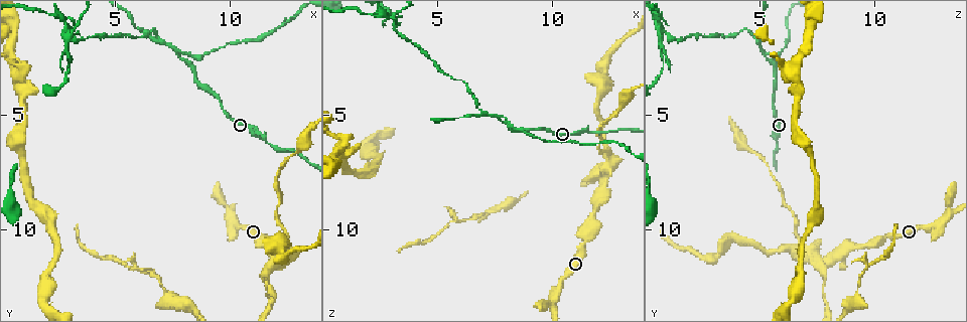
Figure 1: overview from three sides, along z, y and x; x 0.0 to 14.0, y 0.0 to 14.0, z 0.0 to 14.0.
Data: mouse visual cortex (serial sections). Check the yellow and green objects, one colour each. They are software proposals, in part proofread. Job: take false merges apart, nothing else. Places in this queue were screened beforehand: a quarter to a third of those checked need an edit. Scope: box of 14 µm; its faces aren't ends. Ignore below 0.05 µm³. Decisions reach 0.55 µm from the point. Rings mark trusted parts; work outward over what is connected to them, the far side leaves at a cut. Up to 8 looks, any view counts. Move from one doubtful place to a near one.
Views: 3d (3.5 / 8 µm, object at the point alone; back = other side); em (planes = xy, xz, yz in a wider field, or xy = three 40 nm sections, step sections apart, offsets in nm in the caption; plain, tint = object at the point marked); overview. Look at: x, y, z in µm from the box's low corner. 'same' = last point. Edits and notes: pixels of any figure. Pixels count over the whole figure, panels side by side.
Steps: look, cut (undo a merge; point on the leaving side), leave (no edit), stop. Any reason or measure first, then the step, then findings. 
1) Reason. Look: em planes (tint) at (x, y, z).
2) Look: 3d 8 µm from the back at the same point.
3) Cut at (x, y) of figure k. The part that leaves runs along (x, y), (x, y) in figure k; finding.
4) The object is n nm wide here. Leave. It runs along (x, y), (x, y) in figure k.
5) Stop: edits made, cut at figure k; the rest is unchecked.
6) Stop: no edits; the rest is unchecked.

Look: 3d 3.5 µm at (12.4, 11.0, 7.1).

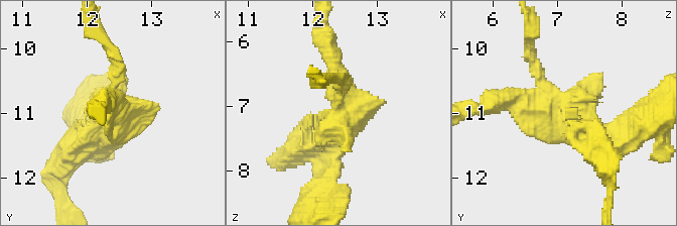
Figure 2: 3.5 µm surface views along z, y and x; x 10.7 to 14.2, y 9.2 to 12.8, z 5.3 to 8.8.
Need the tissue. Look: em xy step 3 (tint) at (12.50, 11.10, 7.10).

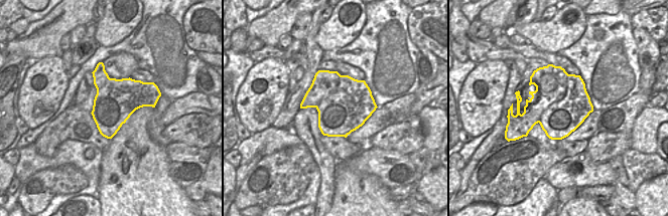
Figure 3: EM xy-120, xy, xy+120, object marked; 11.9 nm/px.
The object is 650 nm wide here. Cut at (600, 160) of figure 2. A border runs along (569, 74), (566, 94), (539, 123) in figure 3; a second cell is stuck on.

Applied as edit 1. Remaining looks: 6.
Abrupt turn. Look: 3d 3.5 µm at (12.2, 10.4, 3.7).

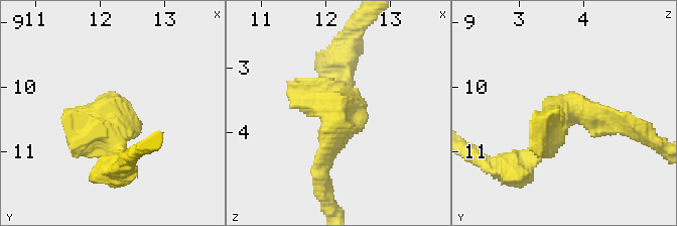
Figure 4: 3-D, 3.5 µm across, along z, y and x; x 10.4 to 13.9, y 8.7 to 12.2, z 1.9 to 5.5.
Look: em xy step 3 (tint) at (12.15, 10.35, 3.70).

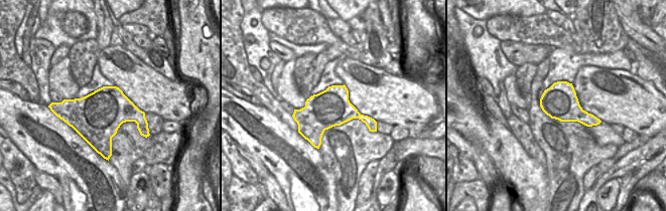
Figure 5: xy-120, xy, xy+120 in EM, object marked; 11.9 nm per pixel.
Leave. It runs along (626, 121), (561, 109), (525, 161) in figure 4; one cell here.

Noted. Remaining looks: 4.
Arms part here. Look: 3d 3.5 µm at (10.3, 9.9, 12.3).

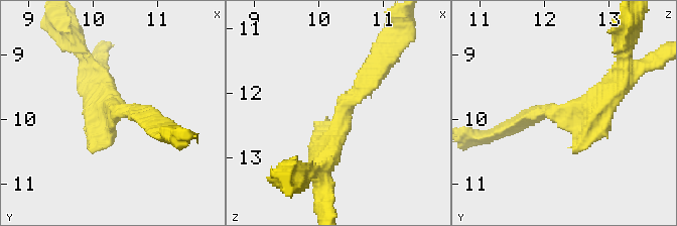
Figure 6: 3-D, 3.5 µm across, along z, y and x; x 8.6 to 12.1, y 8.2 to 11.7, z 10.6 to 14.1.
Now the EM. Look: em xy step 2 (tint) at (10.35, 9.90, 12.30).

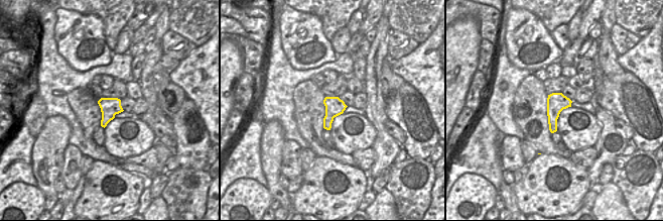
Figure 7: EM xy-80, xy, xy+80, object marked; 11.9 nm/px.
Leave. It runs along (384, 61), (344, 105), (316, 161) in figure 6; all the same cell.

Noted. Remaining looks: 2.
Two arms in line, one across. Look: 3d 8 µm at (7.0, 1.9, 4.9).

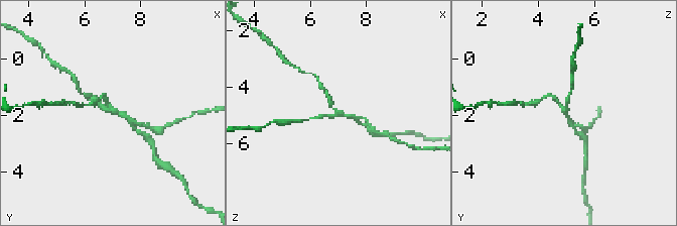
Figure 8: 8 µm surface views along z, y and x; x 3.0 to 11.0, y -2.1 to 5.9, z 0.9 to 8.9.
3 arms meet here; the arms are 150, 150, 200 nm wide; shape alone is not enough. Look: em planes (tint) at (7.1, 1.9, 4.9).

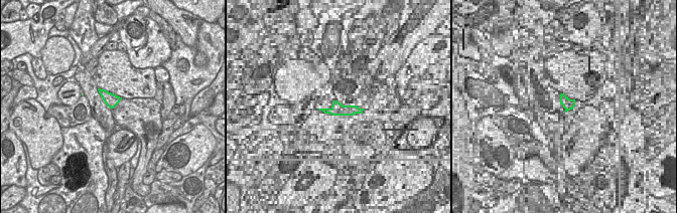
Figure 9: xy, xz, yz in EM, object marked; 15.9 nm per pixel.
Cut at (590, 124) of figure 8. The part that leaves runs along (351, 116), (330, 107), (326, 95) in figure 8; two cells meet here.

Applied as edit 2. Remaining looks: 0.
Stop: edits made, cut at figure 2, cut at figure 8; the rest is unchecked.

